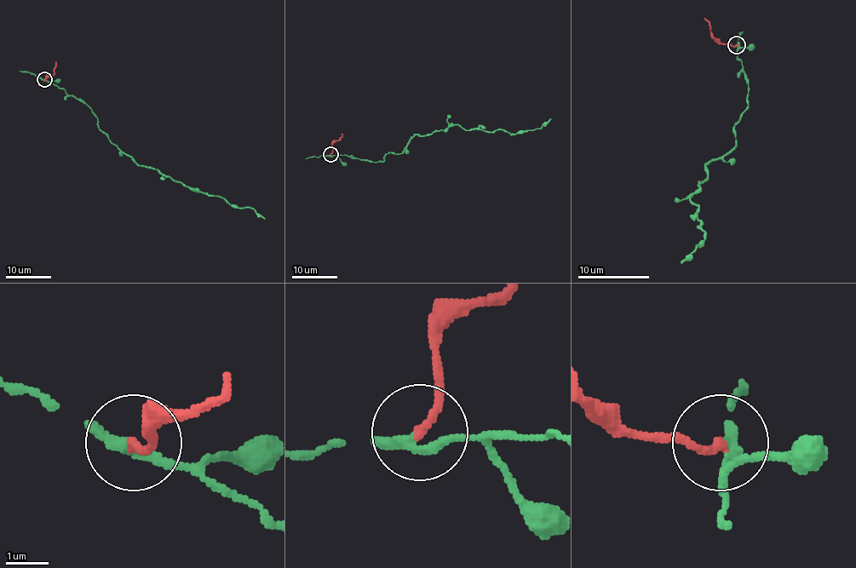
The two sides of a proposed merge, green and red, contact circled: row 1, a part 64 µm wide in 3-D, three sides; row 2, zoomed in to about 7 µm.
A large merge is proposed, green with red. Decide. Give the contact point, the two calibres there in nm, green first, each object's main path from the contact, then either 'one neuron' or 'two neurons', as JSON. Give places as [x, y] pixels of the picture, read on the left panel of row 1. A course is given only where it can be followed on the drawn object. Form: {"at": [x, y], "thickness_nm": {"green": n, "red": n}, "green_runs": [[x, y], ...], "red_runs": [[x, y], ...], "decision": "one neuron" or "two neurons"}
{"at": [44, 79], "thickness_nm": {"green": 320, "red": 190}, "green_runs": [[44, 79], [80, 99], [112, 143], [138, 165], [241, 208], [252, 207], [265, 218]], "red_runs": [[44, 79], [54, 74], [55, 61]], "decision": "two neurons"}

